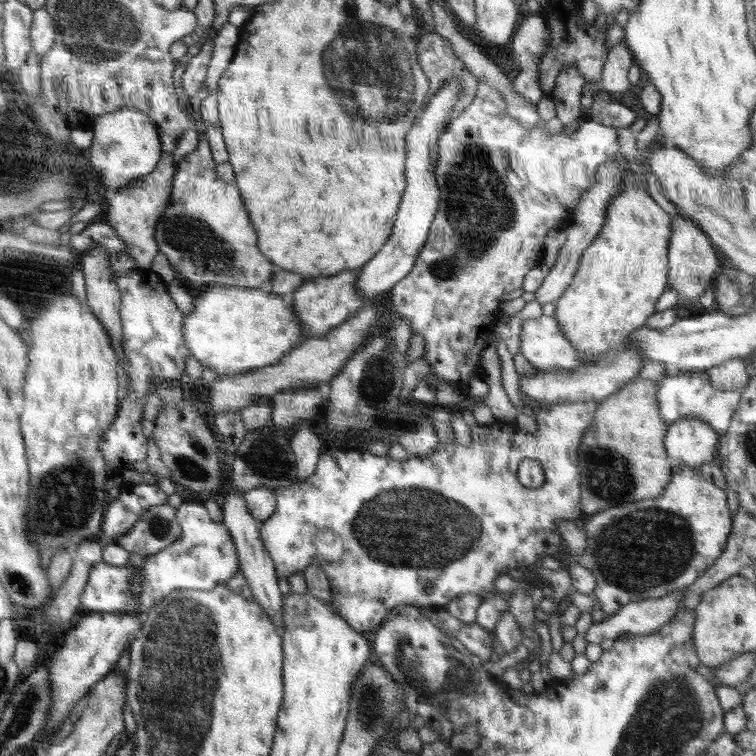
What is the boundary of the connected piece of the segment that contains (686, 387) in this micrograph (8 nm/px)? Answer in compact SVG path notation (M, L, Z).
M672 370L660 379L656 380L656 406L662 422L667 427L682 418L698 418L706 426L718 434L724 434L729 428L732 416L738 407L740 393L720 393L709 382L707 372L704 371L685 371Z

